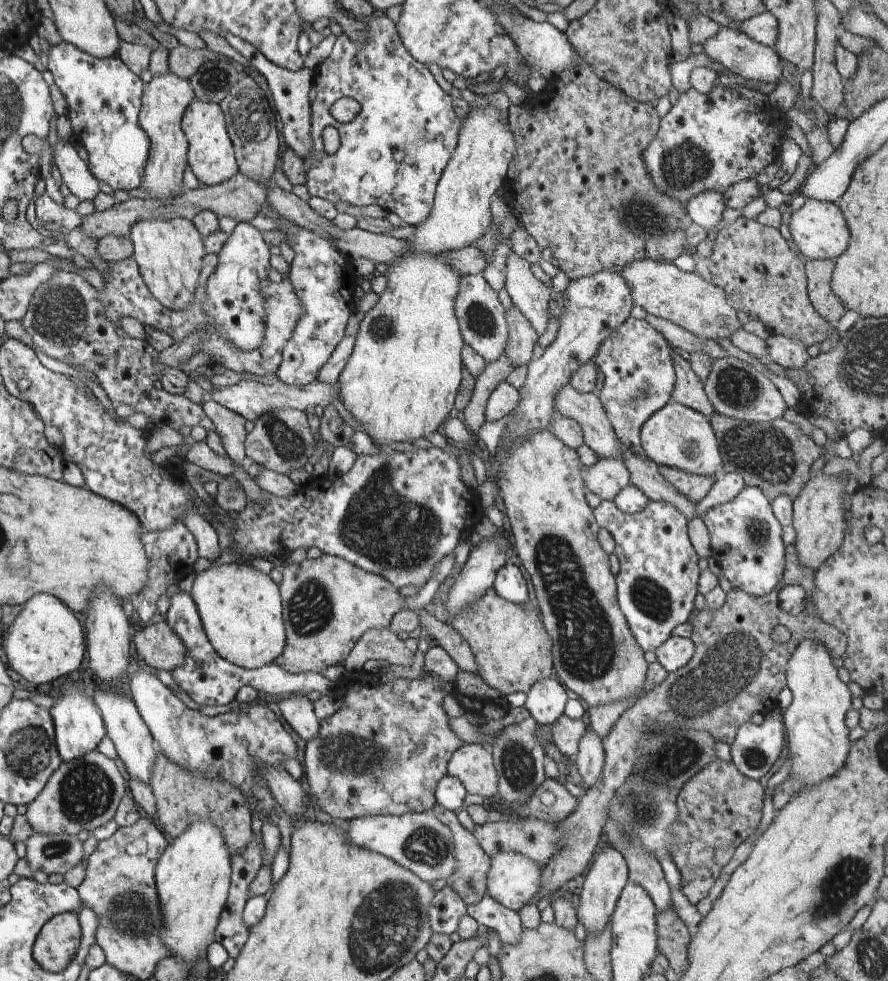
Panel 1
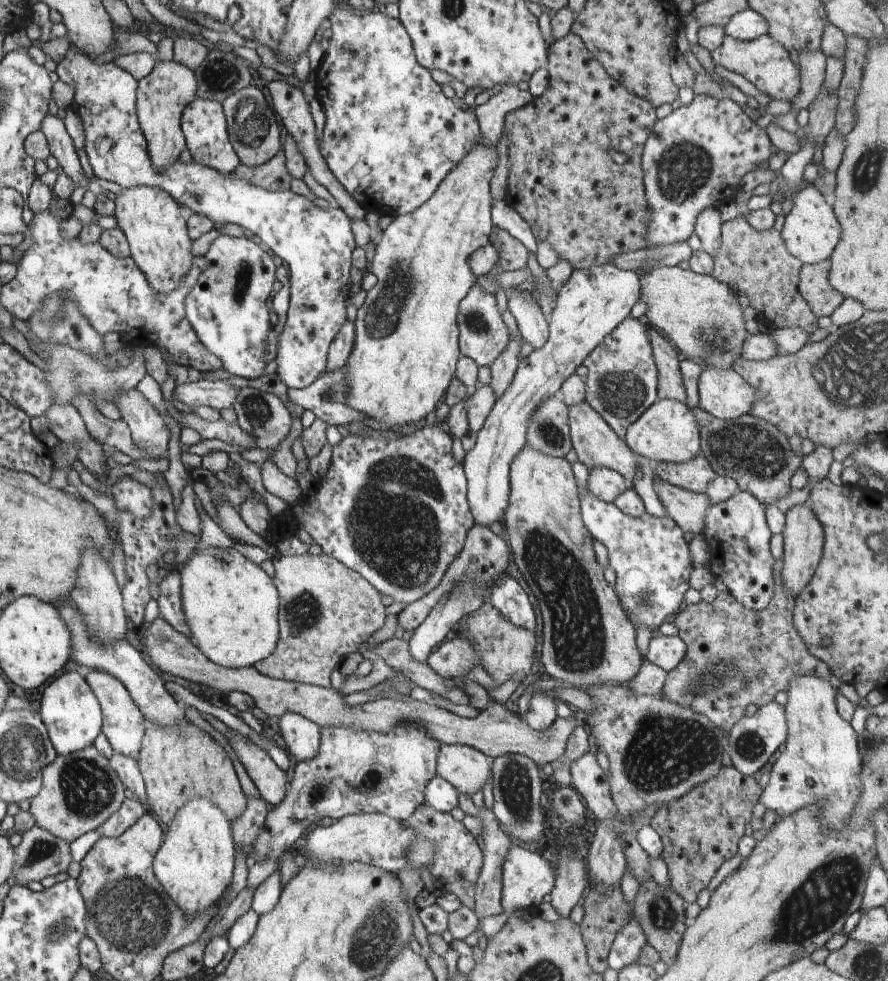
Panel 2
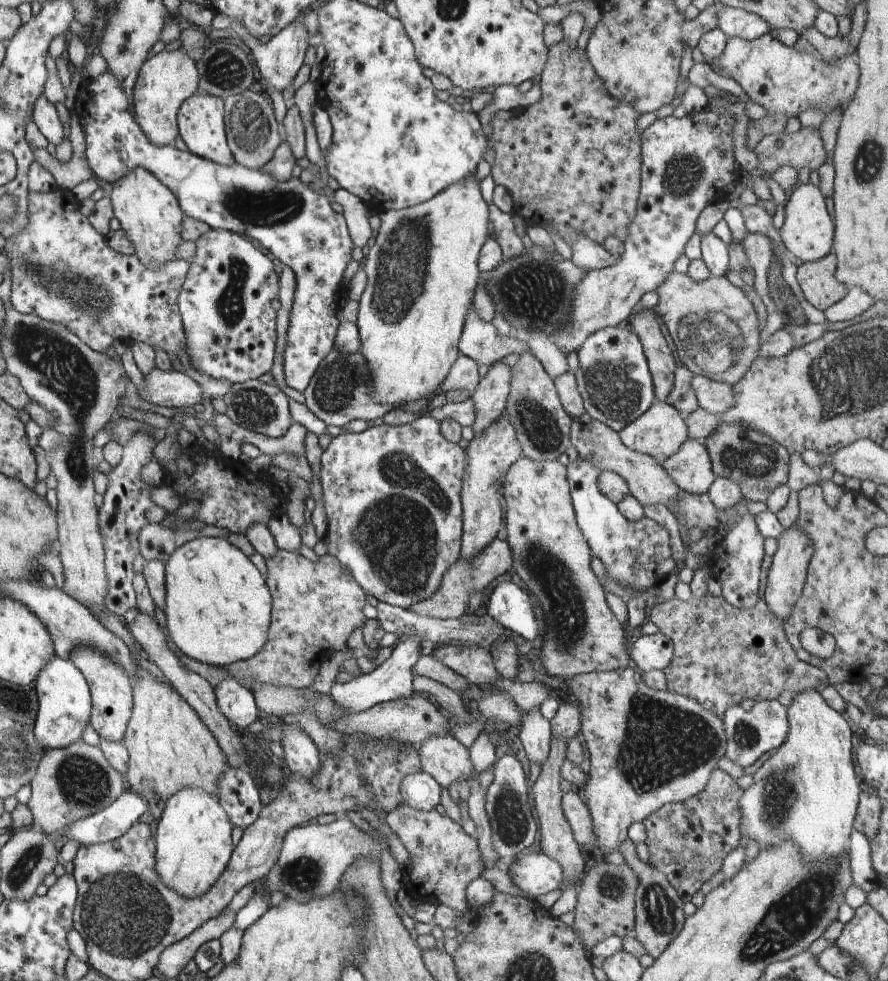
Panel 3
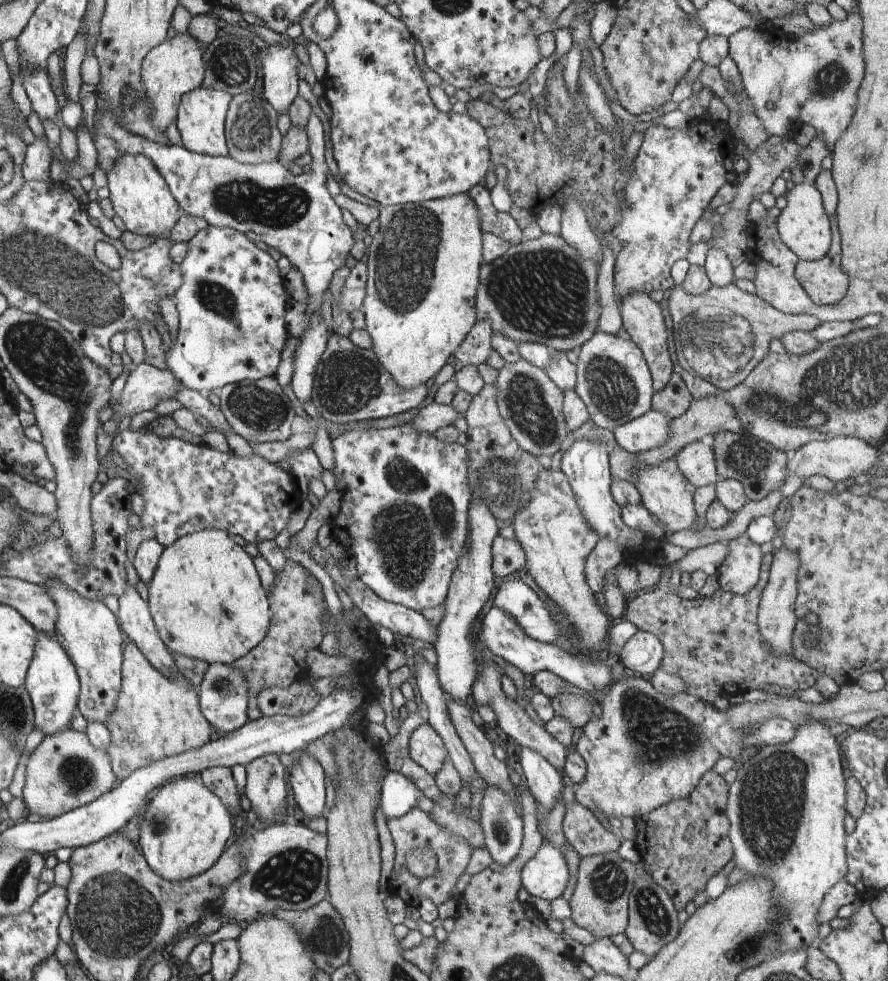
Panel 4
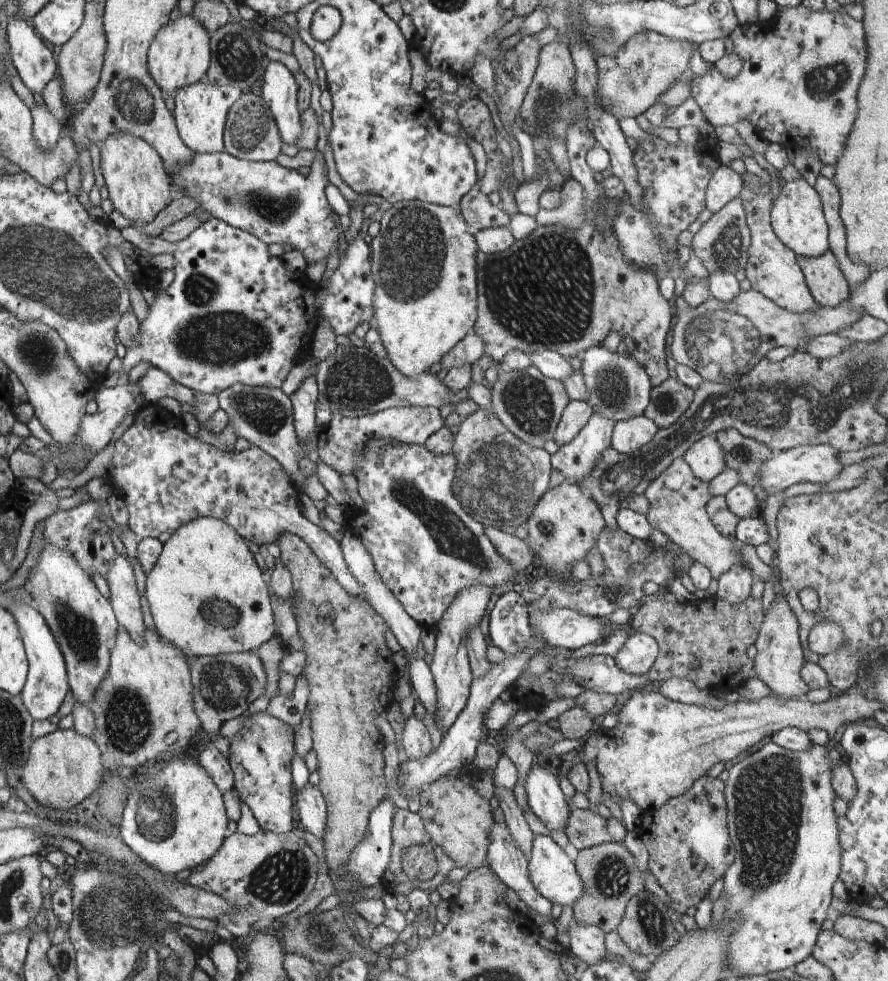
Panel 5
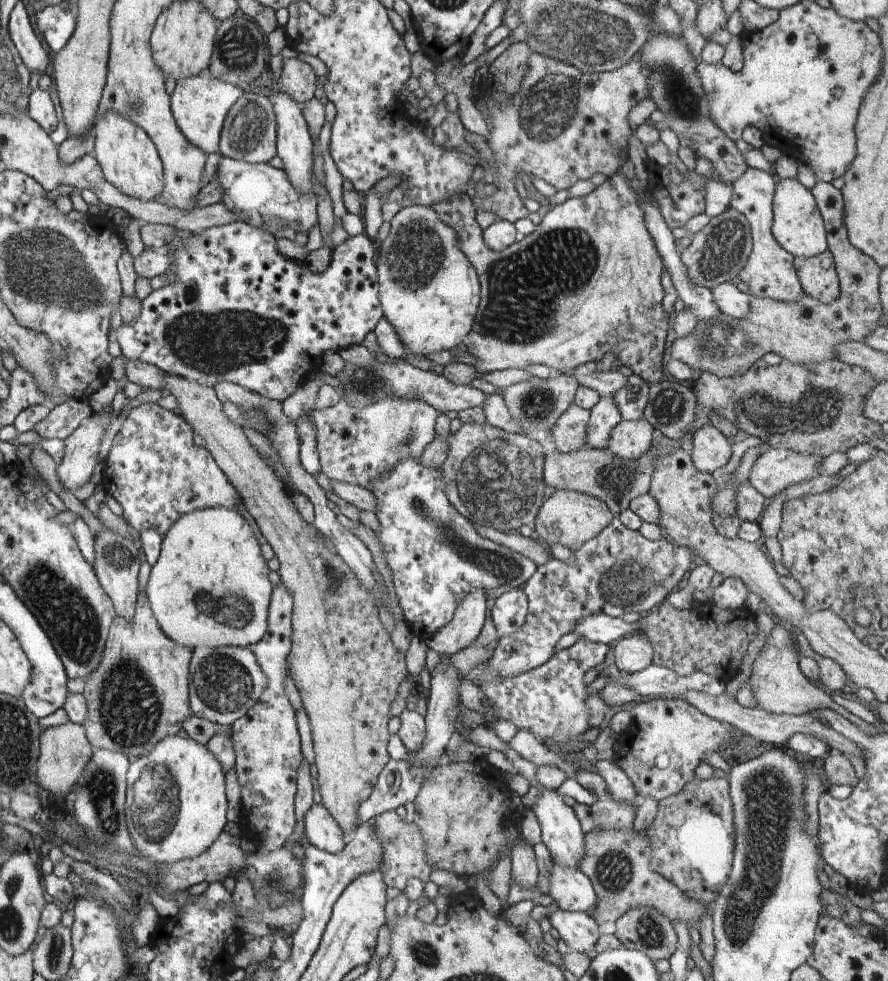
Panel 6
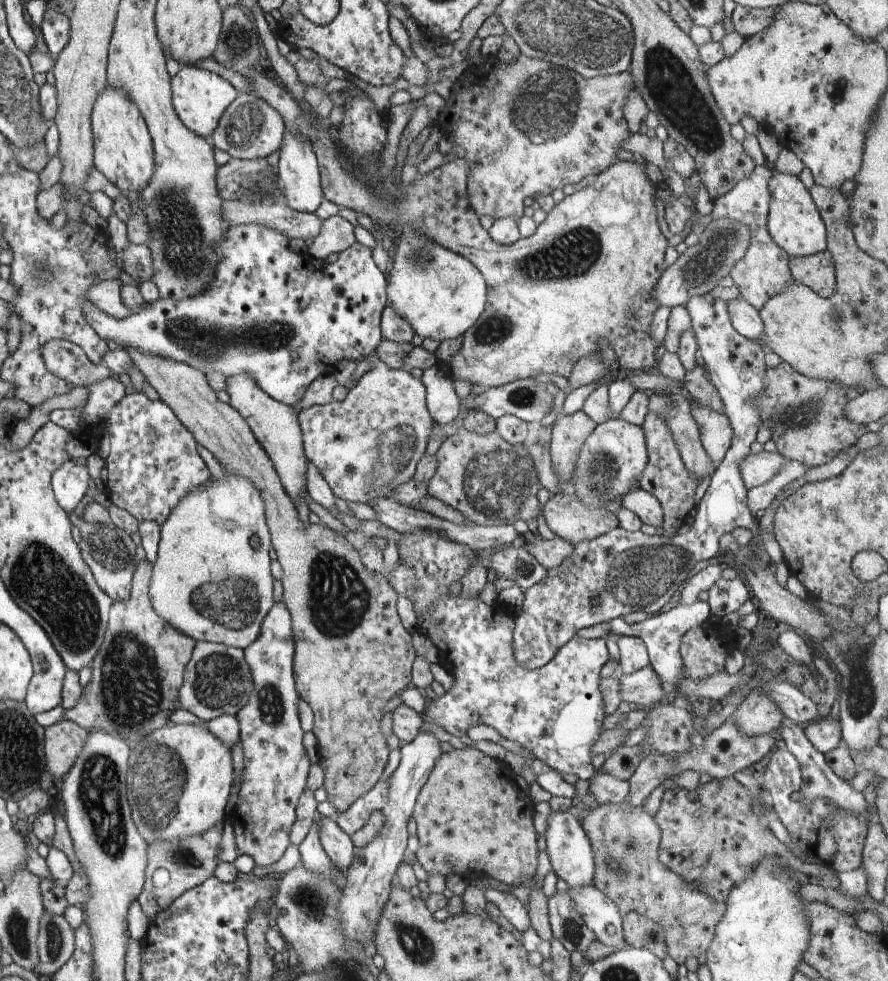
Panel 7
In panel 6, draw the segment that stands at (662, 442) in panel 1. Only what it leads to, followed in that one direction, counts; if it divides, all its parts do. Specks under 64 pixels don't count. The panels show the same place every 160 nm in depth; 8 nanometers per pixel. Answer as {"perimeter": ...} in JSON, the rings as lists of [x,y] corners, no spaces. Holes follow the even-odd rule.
{"perimeter":[[[645,419],[621,421],[608,438],[609,454],[620,460],[640,460],[651,449],[657,431]]]}

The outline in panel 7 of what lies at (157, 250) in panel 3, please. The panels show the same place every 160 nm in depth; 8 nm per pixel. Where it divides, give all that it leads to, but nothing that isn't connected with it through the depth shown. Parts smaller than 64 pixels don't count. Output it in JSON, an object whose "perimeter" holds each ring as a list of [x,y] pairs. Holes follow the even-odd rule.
{"perimeter":[[[107,86],[96,100],[91,113],[94,134],[95,168],[122,192],[147,188],[155,173],[155,152],[146,118],[128,92],[116,86]]]}

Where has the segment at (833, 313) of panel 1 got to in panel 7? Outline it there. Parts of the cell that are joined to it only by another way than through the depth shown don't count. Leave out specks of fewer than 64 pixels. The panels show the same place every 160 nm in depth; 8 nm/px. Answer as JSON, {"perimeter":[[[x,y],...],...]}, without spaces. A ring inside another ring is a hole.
{"perimeter":[[[828,250],[789,259],[788,268],[790,268],[793,280],[804,284],[820,297],[832,296],[836,289],[836,278],[832,254]]]}

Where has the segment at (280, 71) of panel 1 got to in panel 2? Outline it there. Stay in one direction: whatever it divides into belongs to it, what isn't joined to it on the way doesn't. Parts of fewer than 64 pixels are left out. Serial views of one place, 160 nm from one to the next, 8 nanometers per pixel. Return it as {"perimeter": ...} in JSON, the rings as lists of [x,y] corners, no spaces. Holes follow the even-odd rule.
{"perimeter":[[[281,79],[270,81],[266,89],[269,91],[269,96],[272,99],[272,106],[275,108],[275,111],[279,113],[280,120],[284,123],[286,134],[289,134],[298,145],[298,150],[302,153],[306,166],[316,182],[324,186],[324,188],[332,194],[336,202],[338,202],[339,207],[343,209],[344,212],[347,212],[353,221],[358,219],[365,220],[367,210],[357,200],[354,200],[351,194],[337,181],[337,178],[328,168],[320,152],[319,144],[316,141],[314,119],[312,119],[312,115],[310,115],[309,100],[306,91]]]}

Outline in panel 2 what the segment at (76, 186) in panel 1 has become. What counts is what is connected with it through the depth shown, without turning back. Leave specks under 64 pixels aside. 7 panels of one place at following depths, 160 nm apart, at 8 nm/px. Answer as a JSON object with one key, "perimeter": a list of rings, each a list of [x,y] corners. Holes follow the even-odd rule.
{"perimeter":[[[48,115],[43,120],[41,131],[45,134],[49,151],[56,158],[62,170],[78,185],[88,188],[88,178],[78,161],[77,150],[72,137],[66,130],[64,121],[59,117]]]}

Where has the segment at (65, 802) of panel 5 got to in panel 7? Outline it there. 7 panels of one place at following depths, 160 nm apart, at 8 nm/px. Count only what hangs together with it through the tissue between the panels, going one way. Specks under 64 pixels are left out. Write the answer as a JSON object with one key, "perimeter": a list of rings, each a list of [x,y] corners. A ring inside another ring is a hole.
{"perimeter":[[[63,720],[46,729],[46,770],[52,777],[63,778],[75,767],[90,734],[75,721]]]}

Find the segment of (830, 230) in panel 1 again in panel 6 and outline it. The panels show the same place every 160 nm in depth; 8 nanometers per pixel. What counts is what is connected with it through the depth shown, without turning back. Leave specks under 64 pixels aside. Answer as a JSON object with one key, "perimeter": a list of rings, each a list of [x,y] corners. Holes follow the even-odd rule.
{"perimeter":[[[778,179],[773,197],[773,226],[771,230],[776,242],[784,250],[790,252],[794,258],[813,258],[829,249],[824,220],[816,200],[811,190],[797,179]]]}

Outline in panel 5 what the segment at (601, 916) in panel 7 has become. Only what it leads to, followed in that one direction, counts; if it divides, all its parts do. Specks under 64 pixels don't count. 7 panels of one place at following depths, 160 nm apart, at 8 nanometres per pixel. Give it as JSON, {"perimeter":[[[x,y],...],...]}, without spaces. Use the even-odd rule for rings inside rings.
{"perimeter":[[[536,835],[528,854],[528,876],[535,889],[552,904],[575,907],[583,894],[584,882],[578,874],[575,862],[558,846],[552,836]]]}

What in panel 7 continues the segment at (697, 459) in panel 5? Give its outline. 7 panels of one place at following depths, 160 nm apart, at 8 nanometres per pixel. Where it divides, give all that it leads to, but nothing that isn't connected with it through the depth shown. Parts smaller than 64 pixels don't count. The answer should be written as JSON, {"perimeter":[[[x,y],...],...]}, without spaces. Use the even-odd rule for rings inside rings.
{"perimeter":[[[694,405],[692,418],[698,426],[700,441],[710,460],[716,465],[725,458],[733,436],[730,418],[725,412],[715,412],[710,408],[700,410],[704,406]]]}

